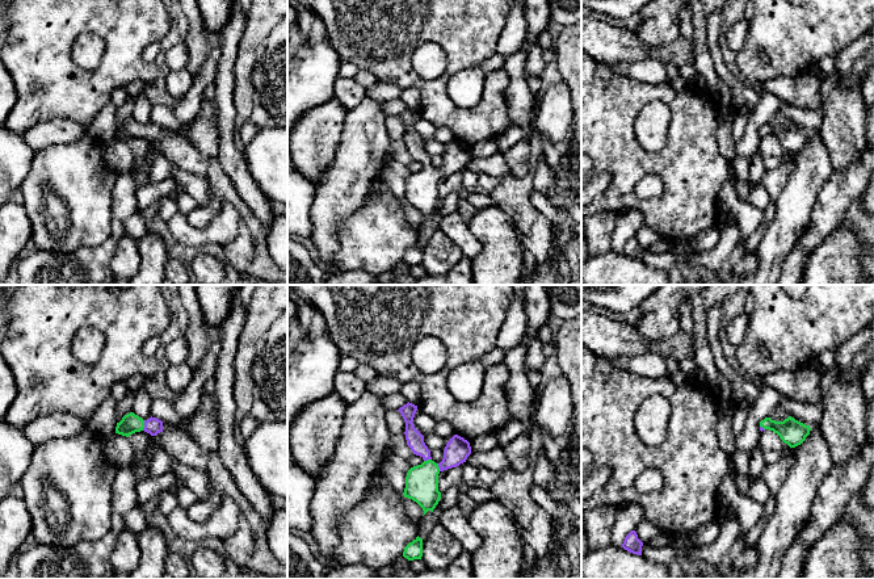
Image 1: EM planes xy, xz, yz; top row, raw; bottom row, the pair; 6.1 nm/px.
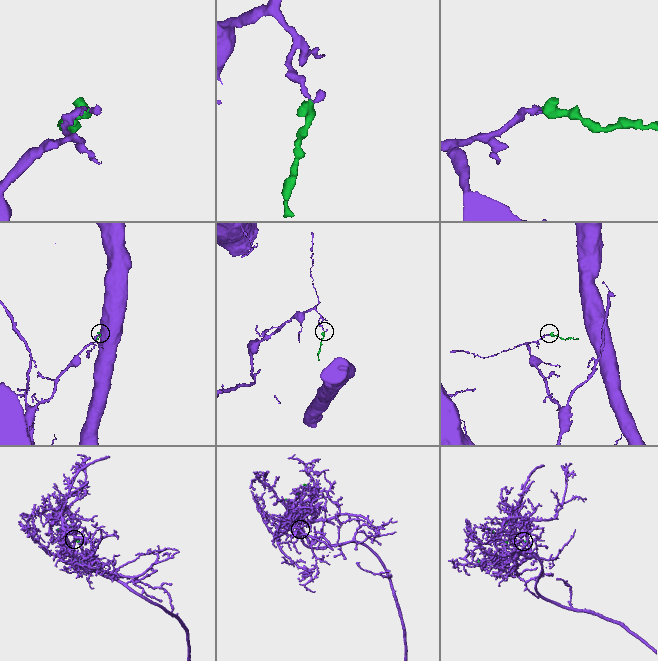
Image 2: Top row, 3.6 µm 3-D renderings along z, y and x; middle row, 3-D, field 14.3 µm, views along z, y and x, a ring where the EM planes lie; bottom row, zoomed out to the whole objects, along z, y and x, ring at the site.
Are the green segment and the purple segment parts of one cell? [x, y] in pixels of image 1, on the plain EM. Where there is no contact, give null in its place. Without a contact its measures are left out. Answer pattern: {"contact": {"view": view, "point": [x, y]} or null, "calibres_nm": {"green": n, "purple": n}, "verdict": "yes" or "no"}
{"contact": {"view": "xy", "point": [143, 131]}, "calibres_nm": {"green": 120, "purple": 110}, "verdict": "no"}

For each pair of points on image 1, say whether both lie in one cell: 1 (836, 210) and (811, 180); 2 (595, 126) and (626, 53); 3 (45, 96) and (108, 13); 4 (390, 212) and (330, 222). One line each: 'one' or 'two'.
1: two
2: two
3: one
4: two

